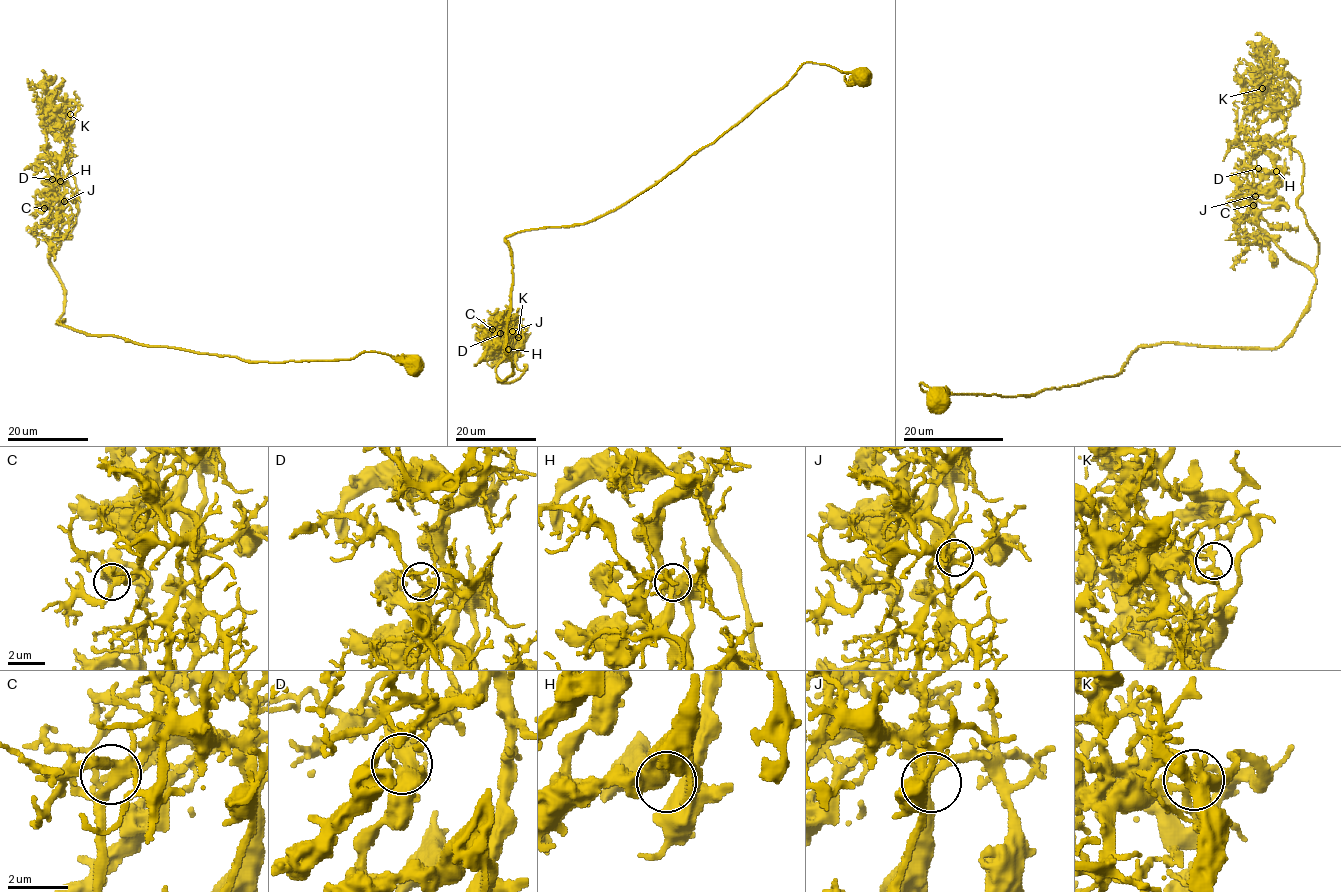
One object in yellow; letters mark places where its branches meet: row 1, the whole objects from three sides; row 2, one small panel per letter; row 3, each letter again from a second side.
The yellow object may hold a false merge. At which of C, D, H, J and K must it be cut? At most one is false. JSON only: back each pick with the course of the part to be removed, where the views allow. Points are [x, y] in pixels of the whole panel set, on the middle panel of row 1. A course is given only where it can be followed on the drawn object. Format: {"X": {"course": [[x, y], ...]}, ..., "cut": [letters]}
{"K": {"course": [[517, 337], [504, 350], [501, 318], [492, 323], [490, 350], [497, 363], [501, 355]]}, "cut": ["K"]}

